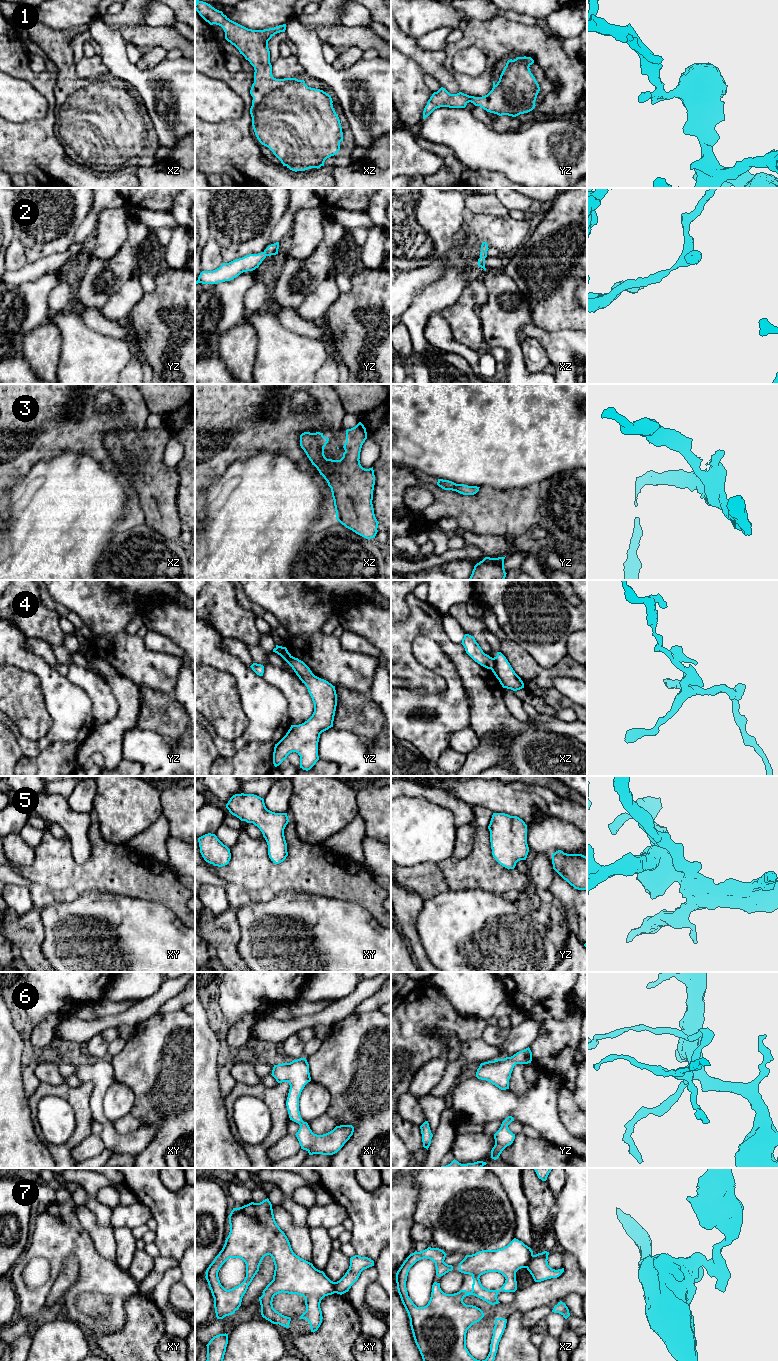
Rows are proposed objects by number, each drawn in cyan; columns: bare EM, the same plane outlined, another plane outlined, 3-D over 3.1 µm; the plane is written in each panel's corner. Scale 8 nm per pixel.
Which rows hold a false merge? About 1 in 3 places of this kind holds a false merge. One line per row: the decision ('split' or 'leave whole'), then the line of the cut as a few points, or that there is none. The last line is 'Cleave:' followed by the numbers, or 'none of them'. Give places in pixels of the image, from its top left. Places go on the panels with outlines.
1: leave whole | no cut
2: leave whole | no cut
3: leave whole | no cut
4: split | xz (493, 658), (493, 667), (491, 669)
5: leave whole | no cut
6: leave whole | no cut
7: split | xz (533, 1255), (525, 1267)
Cleave: 4, 7

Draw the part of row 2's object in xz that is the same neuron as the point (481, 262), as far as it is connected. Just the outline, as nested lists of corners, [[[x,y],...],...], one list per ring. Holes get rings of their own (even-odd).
[[[483,242],[481,245],[481,252],[480,252],[480,258],[478,259],[478,266],[483,268],[486,271],[485,268],[485,258],[487,257],[487,251],[488,251],[488,244],[487,242]]]

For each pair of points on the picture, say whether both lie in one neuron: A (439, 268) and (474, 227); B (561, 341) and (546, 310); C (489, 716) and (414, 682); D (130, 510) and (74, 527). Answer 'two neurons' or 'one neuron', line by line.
A: one neuron
B: two neurons
C: one neuron
D: two neurons

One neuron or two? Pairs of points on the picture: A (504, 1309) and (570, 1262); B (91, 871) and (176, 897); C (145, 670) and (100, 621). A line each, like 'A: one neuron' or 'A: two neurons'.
A: one neuron
B: one neuron
C: one neuron

